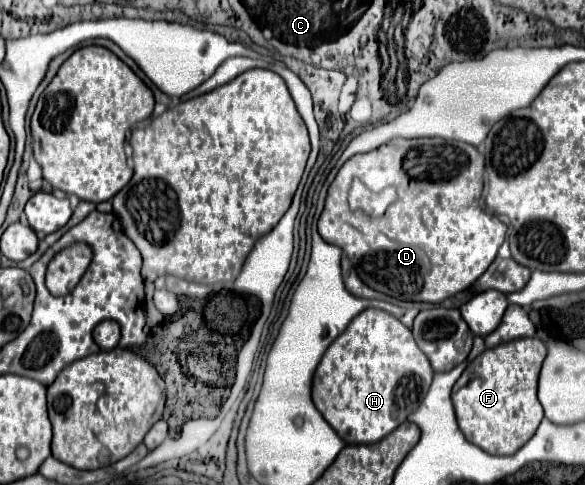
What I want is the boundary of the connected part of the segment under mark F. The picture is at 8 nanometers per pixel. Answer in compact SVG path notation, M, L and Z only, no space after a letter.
M517 338L479 354L453 386L457 424L465 438L485 452L503 456L515 454L537 430L543 408L537 400L537 378L547 348L539 338Z

